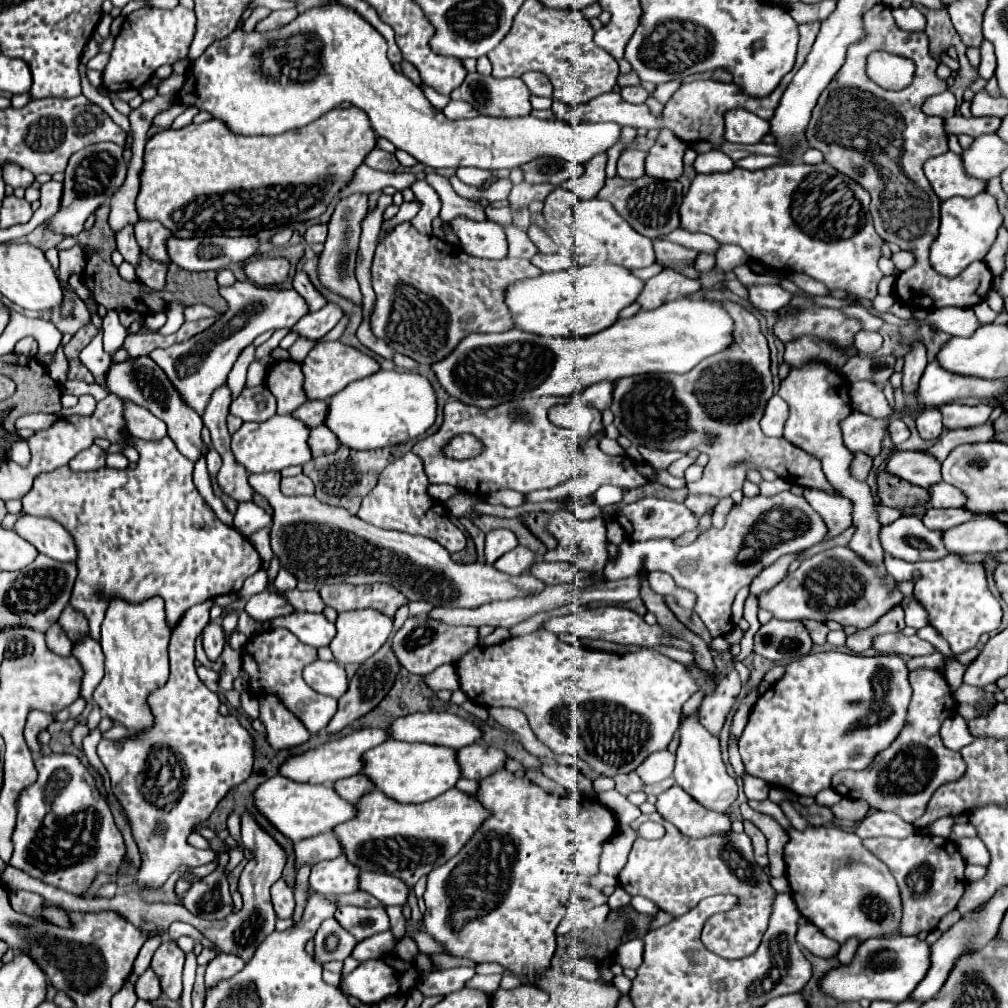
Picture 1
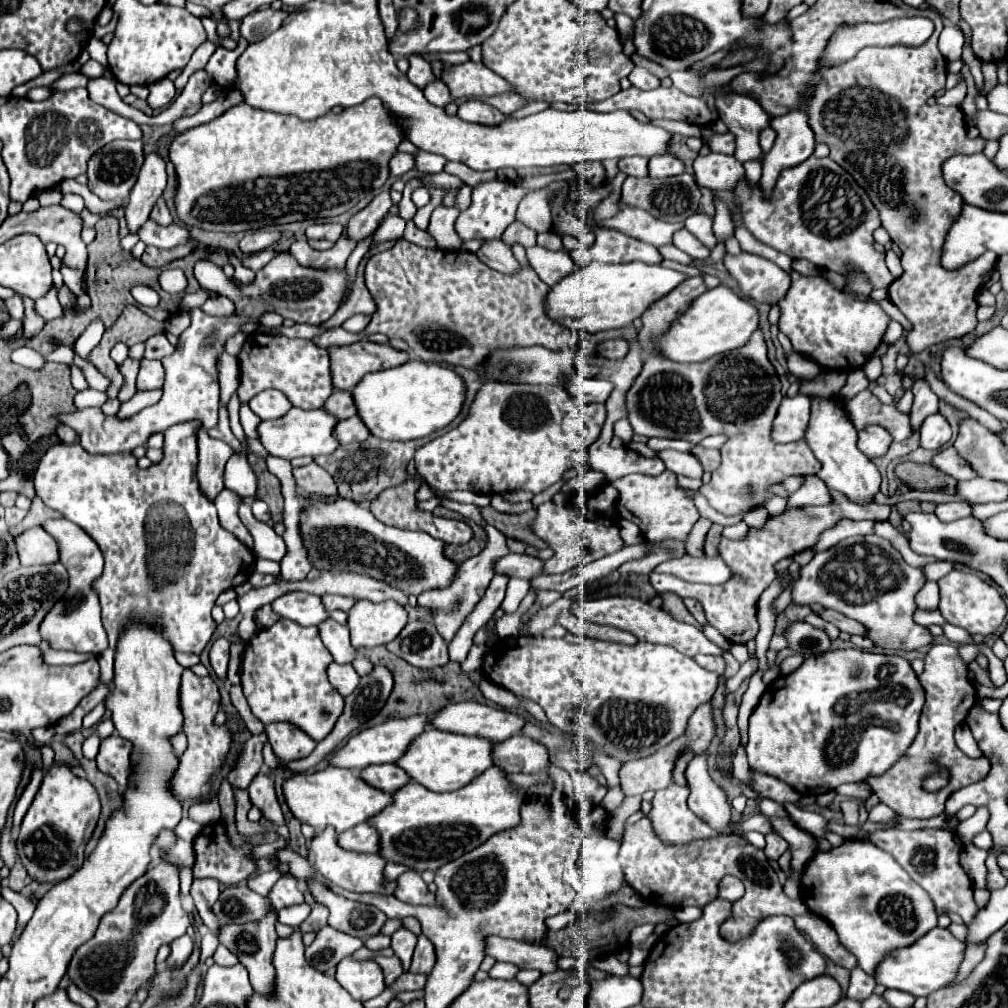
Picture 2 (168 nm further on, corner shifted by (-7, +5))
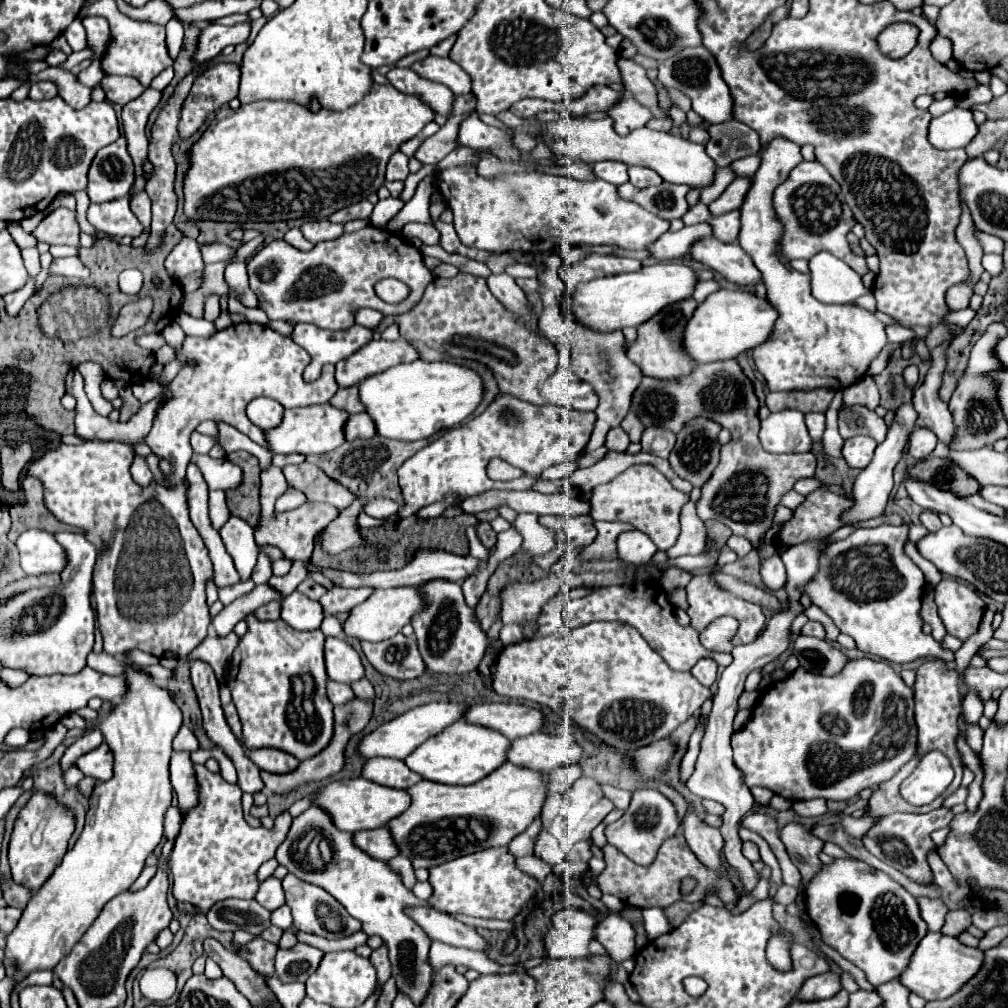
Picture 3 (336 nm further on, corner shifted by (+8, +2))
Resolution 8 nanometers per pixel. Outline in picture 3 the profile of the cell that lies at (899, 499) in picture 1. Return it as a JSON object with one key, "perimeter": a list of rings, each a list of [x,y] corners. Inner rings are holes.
{"perimeter":[[[930,456],[922,462],[918,462],[916,466],[912,466],[910,472],[914,476],[922,478],[924,482],[950,490],[958,496],[972,496],[972,494],[978,494],[982,488],[978,484],[978,480],[972,480],[972,476],[968,476],[962,468],[956,468],[956,464],[952,464],[952,460],[948,460],[948,458]]]}

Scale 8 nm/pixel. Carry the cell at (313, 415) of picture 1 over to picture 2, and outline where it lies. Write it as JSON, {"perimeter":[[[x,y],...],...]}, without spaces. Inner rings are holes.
{"perimeter":[[[335,391],[323,405],[327,409],[327,413],[331,413],[335,419],[347,419],[355,415],[355,405],[351,399],[349,391]]]}

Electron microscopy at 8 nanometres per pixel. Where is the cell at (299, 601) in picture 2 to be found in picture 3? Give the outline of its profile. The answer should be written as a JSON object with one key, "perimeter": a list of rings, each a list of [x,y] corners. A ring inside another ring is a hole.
{"perimeter":[[[294,592],[282,600],[282,618],[296,630],[316,630],[322,624],[324,608],[320,602]]]}

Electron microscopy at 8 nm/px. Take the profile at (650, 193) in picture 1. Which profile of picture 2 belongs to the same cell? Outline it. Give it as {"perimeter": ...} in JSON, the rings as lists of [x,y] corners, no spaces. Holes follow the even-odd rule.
{"perimeter":[[[681,173],[681,175],[665,177],[665,179],[627,177],[623,183],[623,191],[621,191],[621,201],[625,205],[637,207],[637,209],[647,209],[647,213],[651,213],[655,219],[661,219],[667,223],[685,221],[687,217],[697,213],[699,199],[701,199],[699,187],[697,187],[693,175],[689,175],[689,173]]]}

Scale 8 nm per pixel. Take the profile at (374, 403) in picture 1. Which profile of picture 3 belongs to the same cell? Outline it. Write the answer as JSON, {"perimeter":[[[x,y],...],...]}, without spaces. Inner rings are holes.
{"perimeter":[[[404,362],[358,384],[360,400],[384,438],[422,440],[468,418],[482,402],[482,378],[476,370],[454,362]]]}

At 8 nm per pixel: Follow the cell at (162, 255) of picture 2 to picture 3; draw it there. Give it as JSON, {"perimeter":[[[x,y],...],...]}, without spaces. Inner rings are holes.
{"perimeter":[[[198,68],[194,72],[190,72],[184,80],[180,80],[180,84],[176,86],[174,94],[164,102],[164,106],[160,108],[158,112],[158,118],[150,130],[150,144],[148,144],[148,158],[150,162],[154,164],[154,172],[152,172],[152,178],[146,186],[146,192],[152,200],[152,234],[146,242],[148,248],[154,248],[156,244],[162,242],[162,234],[164,230],[172,224],[174,220],[174,214],[176,214],[176,208],[178,208],[178,198],[176,198],[176,192],[174,192],[174,176],[176,176],[176,162],[174,162],[174,156],[172,156],[172,146],[176,144],[176,124],[178,124],[178,118],[180,118],[180,108],[194,84],[194,80],[204,72],[206,68]]]}

